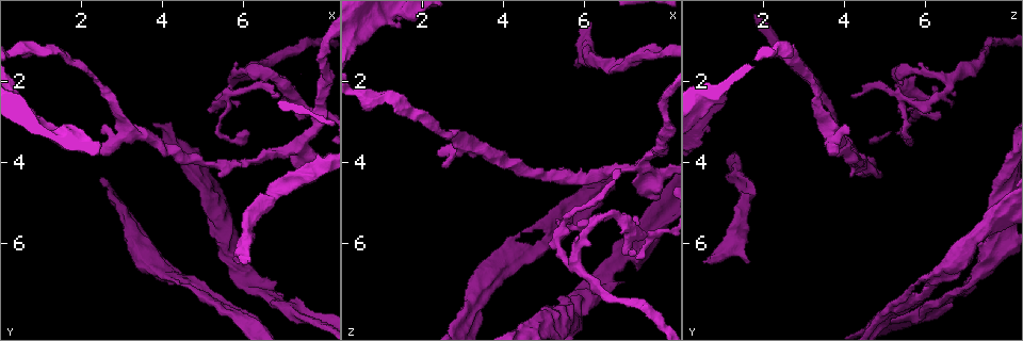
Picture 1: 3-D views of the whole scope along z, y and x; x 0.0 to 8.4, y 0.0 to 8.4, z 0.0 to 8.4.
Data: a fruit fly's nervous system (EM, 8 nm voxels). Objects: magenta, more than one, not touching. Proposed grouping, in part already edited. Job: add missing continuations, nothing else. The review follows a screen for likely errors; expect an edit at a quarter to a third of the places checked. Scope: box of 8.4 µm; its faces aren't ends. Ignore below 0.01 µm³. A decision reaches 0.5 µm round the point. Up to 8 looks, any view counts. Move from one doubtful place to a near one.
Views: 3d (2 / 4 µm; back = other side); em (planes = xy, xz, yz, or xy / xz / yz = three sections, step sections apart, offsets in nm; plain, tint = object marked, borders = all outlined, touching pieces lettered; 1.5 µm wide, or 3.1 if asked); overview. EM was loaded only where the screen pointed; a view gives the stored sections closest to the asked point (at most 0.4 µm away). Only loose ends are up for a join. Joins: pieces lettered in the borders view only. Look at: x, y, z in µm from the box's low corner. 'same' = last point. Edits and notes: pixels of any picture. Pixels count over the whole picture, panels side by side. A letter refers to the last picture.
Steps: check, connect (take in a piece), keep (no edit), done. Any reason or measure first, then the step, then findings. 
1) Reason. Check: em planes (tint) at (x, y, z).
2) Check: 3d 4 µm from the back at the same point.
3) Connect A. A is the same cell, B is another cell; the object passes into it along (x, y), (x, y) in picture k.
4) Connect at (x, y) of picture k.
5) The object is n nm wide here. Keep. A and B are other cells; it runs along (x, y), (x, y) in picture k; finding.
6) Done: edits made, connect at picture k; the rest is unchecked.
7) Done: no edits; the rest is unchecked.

Branch stops here. Check: 3d 2 µm at (5.95, 2.55, 6.70).

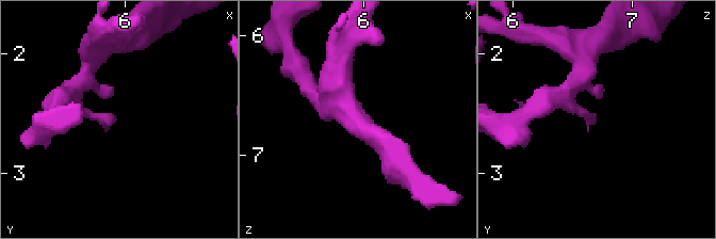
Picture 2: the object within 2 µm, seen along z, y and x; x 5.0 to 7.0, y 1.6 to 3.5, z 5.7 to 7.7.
The arms are 170, 190 nm wide; now the EM. Check: em yz step 4 (borders) at (5.94, 2.58, 6.66).

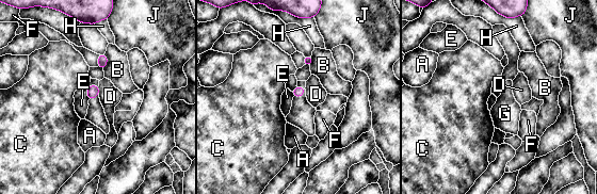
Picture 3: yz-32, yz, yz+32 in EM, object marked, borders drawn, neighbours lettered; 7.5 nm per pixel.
Cut it another way. Check: em planes (borders) at the same point.

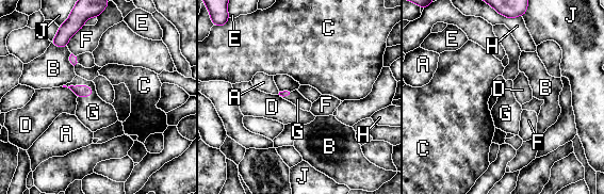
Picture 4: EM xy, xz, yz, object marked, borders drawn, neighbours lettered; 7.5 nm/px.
Connect G. G is the same cell, A, B, C, D, E, F, H and J are other cells; the object passes into it along (81, 91), (81, 85), (93, 112) in picture 4; the neuron continues.

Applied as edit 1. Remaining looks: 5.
Tapers out. Check: em yz step 8 (borders) at (4.50, 7.10, 5.75).

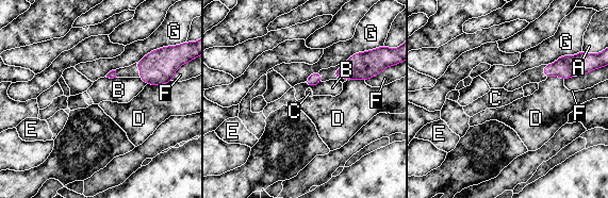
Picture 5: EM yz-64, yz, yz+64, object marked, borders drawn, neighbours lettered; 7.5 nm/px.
Check: em planes (borders) at the same point.

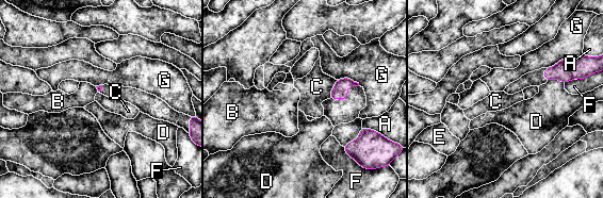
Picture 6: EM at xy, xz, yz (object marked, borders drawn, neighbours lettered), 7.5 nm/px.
Keep. A, B, C, D, E, F and G are other cells; no lettered piece goes on from it.

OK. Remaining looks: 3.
Branch stops here. Check: 3d 2 µm at (7.45, 4.30, 4.80).

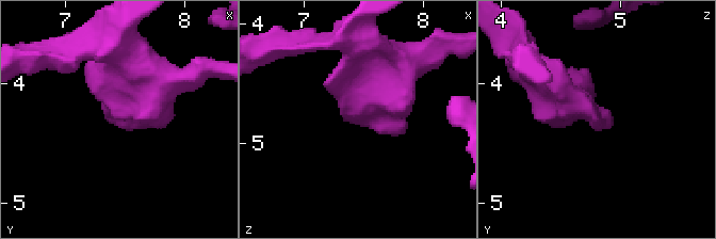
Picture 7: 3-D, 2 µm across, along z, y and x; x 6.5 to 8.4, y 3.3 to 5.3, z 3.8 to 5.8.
Check: em planes (tint) at (7.42, 4.32, 4.82).

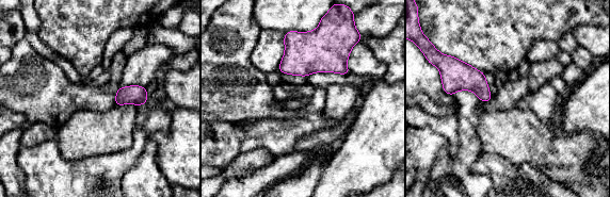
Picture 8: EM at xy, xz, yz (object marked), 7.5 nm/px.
Check: em planes (borders) at the same point.

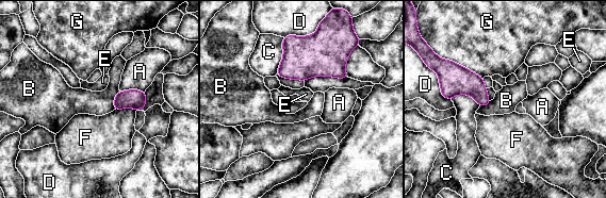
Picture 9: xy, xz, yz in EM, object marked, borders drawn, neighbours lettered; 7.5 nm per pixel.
The longest contact is with G, 420 nm. Keep. A, B, C, D, E, F and G are other cells; no lettered piece goes on from it.

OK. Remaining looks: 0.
Done: edits made, connect at picture 4; the rest is unchecked.

